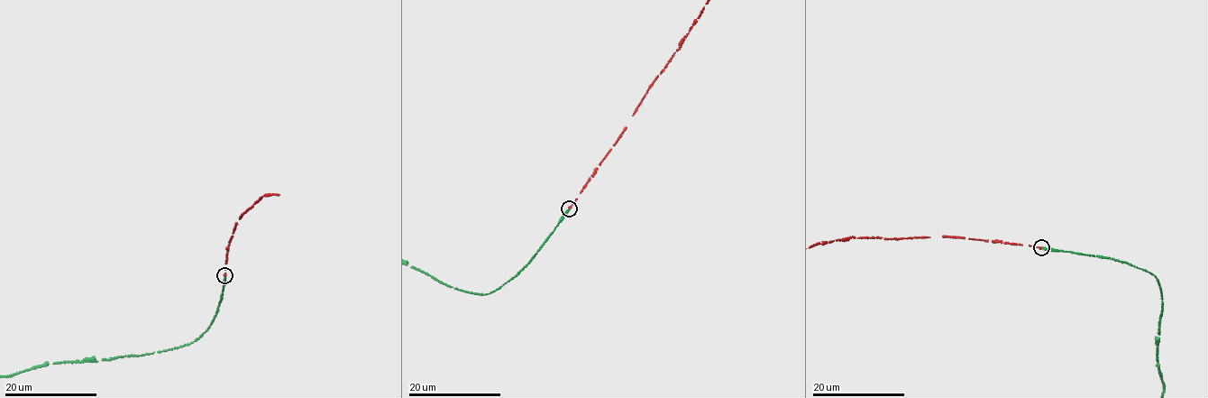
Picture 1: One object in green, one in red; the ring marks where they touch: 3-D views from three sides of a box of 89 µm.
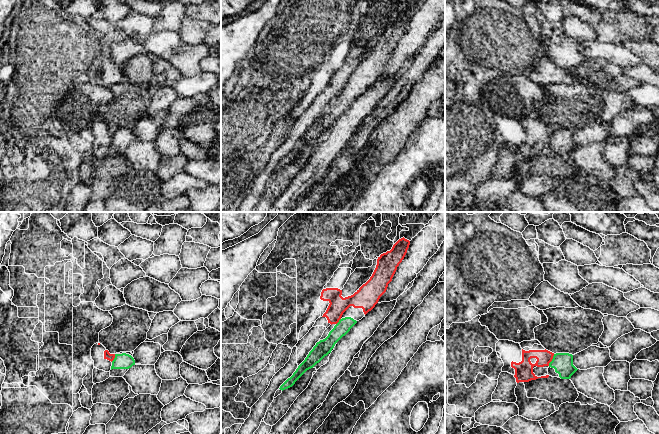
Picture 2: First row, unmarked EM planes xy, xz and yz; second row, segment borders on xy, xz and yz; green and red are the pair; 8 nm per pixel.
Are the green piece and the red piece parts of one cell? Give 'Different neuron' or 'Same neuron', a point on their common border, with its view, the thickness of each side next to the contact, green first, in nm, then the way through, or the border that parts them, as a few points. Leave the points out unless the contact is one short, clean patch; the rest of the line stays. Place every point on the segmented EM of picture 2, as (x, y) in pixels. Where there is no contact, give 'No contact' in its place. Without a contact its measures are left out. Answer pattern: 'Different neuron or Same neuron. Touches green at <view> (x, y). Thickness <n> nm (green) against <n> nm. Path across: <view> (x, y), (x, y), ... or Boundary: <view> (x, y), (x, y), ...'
Same neuron. Touches green at yz (552, 360). Thickness 160 nm (green) against 140 nm. Path across: yz (562, 362), (552, 360), (542, 360), (523, 370)

